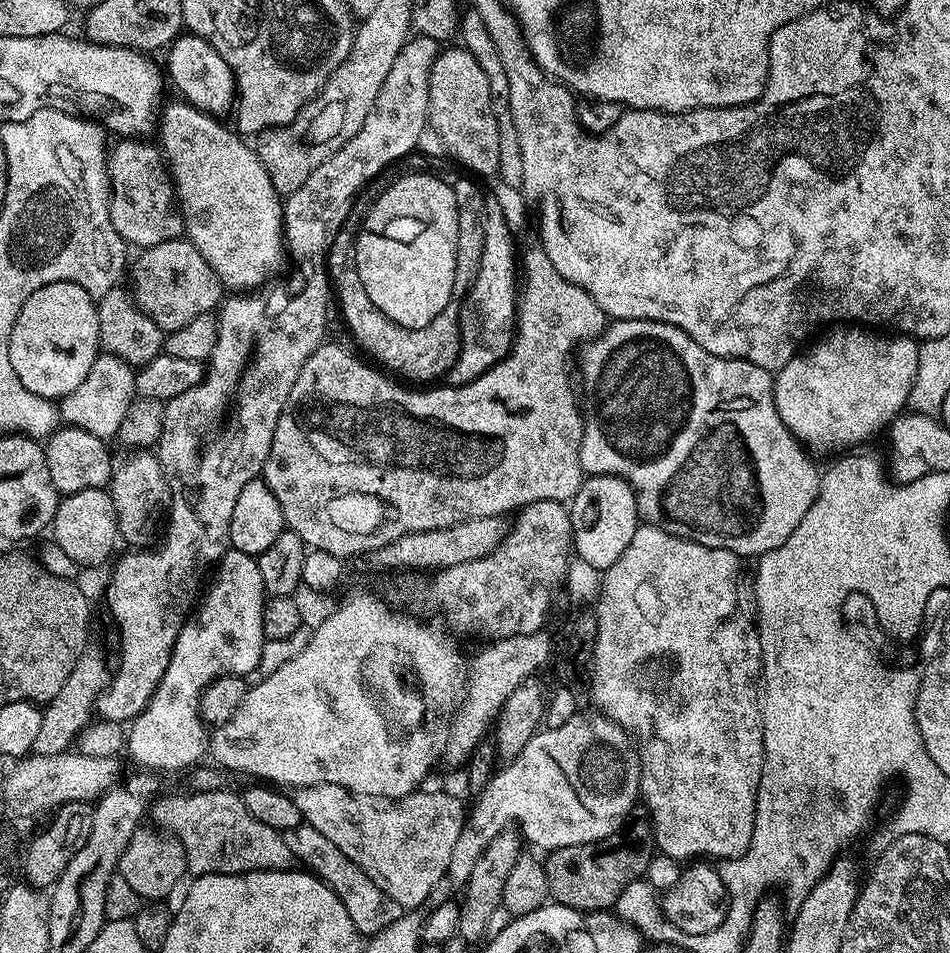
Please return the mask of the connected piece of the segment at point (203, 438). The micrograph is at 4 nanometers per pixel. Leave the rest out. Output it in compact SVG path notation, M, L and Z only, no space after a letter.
M419 34L413 35L398 58L394 58L394 66L390 66L390 74L386 74L386 82L382 82L382 90L374 106L368 111L362 130L358 130L358 134L354 134L354 138L343 144L329 160L322 162L322 166L318 166L318 170L314 170L314 174L306 178L302 187L291 192L283 201L284 246L289 253L296 252L296 273L289 280L277 279L267 286L243 294L229 295L229 300L227 297L218 308L216 341L206 361L204 380L164 404L164 425L158 455L170 493L170 503L167 505L168 525L165 528L163 525L162 539L155 546L128 550L120 561L117 559L111 565L108 612L120 635L120 661L114 664L108 685L96 700L94 712L99 719L131 722L144 711L170 662L174 642L184 621L193 611L194 601L201 591L200 579L207 572L209 575L213 565L228 551L230 514L234 514L238 494L242 494L242 486L246 486L246 482L257 479L263 473L282 406L302 366L325 339L328 300L330 304L330 285L326 271L328 243L345 227L347 220L344 219L352 212L352 195L356 196L388 164L409 155L411 148L419 142L424 128L426 132L428 83L437 51L437 41Z

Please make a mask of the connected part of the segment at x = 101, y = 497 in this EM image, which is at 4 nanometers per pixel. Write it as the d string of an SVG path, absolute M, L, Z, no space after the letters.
M91 488L67 493L57 503L50 525L50 536L58 546L62 546L68 557L74 558L81 569L96 568L104 563L107 565L113 559L112 551L115 550L116 540L118 544L120 536L111 491L108 488Z

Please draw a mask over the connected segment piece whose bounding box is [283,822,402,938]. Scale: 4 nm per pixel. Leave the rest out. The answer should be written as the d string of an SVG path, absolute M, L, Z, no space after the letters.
M302 822L283 834L286 846L290 846L293 857L299 863L301 860L304 863L301 865L313 876L319 876L324 883L332 885L334 894L338 894L342 906L346 906L350 914L350 922L354 922L361 937L376 936L401 916L400 904L394 902L394 898L390 898L382 890L378 890L378 886L370 882L367 874L357 864L350 862L350 858L346 858L346 854L342 854L342 850L338 850L338 846L330 842L330 838L325 838L319 830L314 830L314 826Z

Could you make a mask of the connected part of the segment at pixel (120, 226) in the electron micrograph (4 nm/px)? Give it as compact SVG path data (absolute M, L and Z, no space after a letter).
M120 138L117 144L107 149L106 163L108 166L108 209L110 222L114 230L129 245L136 250L143 250L150 246L158 246L164 240L181 239L184 230L184 219L180 217L180 209L176 199L176 190L172 183L168 165L161 149L155 143L147 144L144 138Z

